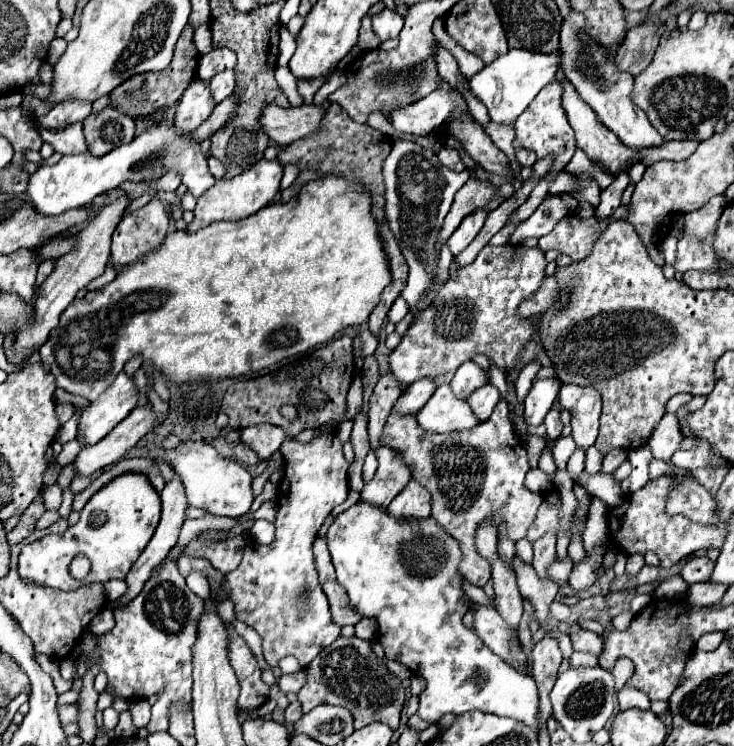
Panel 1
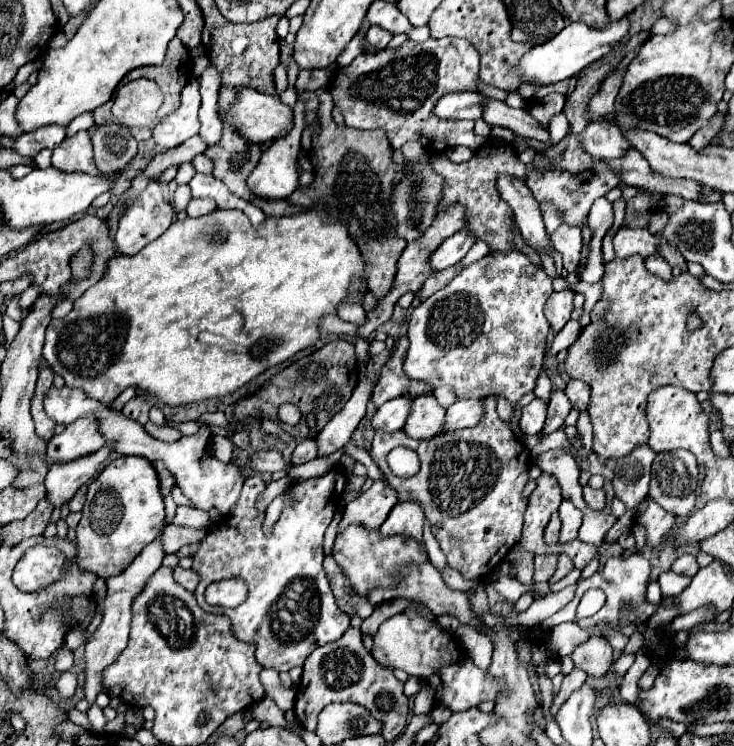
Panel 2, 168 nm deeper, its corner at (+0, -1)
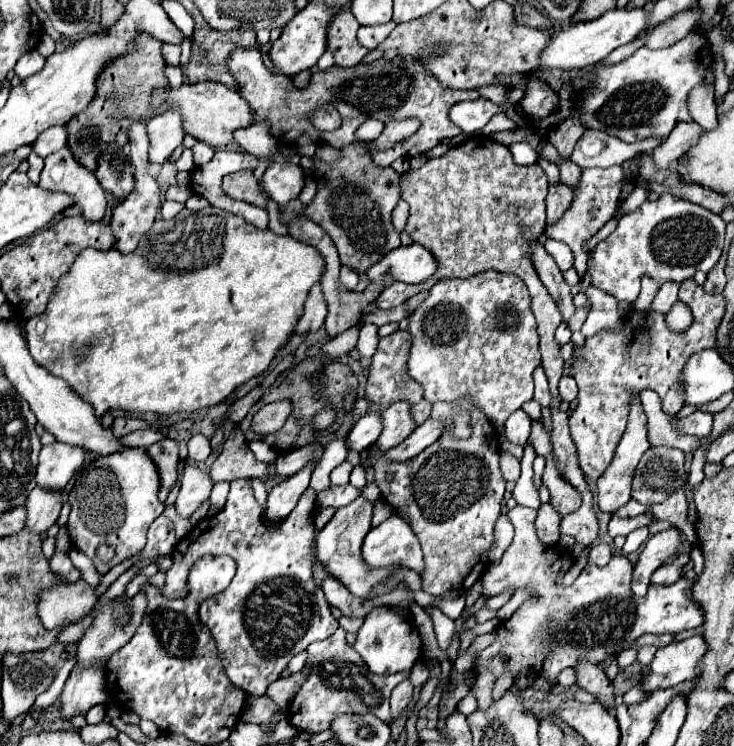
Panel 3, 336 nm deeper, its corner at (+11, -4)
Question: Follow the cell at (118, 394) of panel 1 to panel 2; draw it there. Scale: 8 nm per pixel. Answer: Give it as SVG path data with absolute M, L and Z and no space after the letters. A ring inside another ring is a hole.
M79 419L65 427L61 435L49 439L47 455L53 463L69 463L79 457L87 457L103 447L103 439L99 439L99 431L95 431L95 423L87 423L87 419Z

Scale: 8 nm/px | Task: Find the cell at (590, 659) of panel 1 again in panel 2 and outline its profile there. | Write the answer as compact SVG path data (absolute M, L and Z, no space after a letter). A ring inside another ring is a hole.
M577 667L573 669L573 673L569 673L569 675L563 679L563 685L561 685L559 693L555 695L553 705L551 705L551 709L549 709L549 715L551 715L553 719L555 719L557 711L559 711L559 707L569 699L569 695L571 695L573 691L577 691L577 689L585 683L585 679L587 679L587 675L583 675L583 671L579 671Z

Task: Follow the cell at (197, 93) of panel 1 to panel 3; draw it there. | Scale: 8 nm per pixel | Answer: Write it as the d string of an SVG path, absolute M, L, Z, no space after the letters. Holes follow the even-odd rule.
M170 108L148 122L148 138L150 138L150 162L164 164L168 156L182 144L184 128L180 110Z

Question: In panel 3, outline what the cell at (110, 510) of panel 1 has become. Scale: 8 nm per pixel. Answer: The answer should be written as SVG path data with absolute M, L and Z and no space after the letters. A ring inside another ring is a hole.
M126 448L112 456L98 456L76 478L68 502L72 504L68 532L72 546L84 552L100 574L106 574L112 566L138 554L146 546L148 526L164 512L164 504L158 500L160 478L154 462L150 462L146 450ZM100 544L108 544L116 550L110 562L102 562L96 554Z

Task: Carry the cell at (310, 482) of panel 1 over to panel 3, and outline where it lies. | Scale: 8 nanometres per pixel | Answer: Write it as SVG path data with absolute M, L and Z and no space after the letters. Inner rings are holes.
M250 479L234 480L230 484L230 494L228 494L226 506L216 516L204 518L206 522L200 522L186 538L182 538L176 544L176 548L172 552L174 564L166 572L166 586L162 588L162 594L168 598L184 598L186 596L188 570L198 558L206 556L206 552L214 552L216 556L226 554L236 562L238 570L236 570L236 576L232 578L230 586L224 592L206 598L200 604L198 614L200 614L200 620L210 628L210 632L216 640L216 646L220 650L222 664L226 668L228 678L234 684L238 684L240 688L244 688L248 694L254 694L254 696L266 694L268 684L278 680L280 672L286 668L286 664L290 662L292 656L306 650L308 644L332 636L334 630L338 628L338 620L332 616L322 588L312 578L312 566L316 562L316 554L314 554L316 528L314 528L314 520L312 520L314 510L316 510L316 497L317 493L308 487L306 492L300 496L292 514L288 514L288 518L284 518L282 522L272 524L272 522L262 520L262 508L252 494Z

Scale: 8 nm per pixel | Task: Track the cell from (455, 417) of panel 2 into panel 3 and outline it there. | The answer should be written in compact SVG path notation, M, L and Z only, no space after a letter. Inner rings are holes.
M426 420L424 424L420 424L400 446L390 448L386 458L388 460L410 460L414 456L418 456L428 444L436 442L436 438L440 438L444 430L444 422L442 420Z

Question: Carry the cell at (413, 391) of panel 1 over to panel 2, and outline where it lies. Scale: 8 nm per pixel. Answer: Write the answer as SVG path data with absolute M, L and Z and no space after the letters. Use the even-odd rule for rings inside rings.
M407 395L383 403L375 411L375 415L371 419L371 427L375 431L385 431L385 433L393 433L393 431L403 429L409 407L411 407L411 397L407 397Z

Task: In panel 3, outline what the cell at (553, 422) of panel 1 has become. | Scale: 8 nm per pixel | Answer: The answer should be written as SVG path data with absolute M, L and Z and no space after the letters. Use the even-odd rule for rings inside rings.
M538 366L534 370L534 384L536 384L536 390L534 390L534 400L542 406L542 408L550 408L550 402L552 402L552 394L550 394L550 388L548 388L548 378L542 370L542 366Z

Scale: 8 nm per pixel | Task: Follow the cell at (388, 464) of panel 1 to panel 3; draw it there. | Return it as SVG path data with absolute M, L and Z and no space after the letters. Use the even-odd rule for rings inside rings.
M362 494L348 506L338 508L332 520L320 530L316 538L316 558L326 566L328 574L334 574L354 596L368 598L370 592L388 580L394 572L402 570L402 566L388 566L388 568L372 568L362 560L361 547L367 533L372 528L372 510L374 504L366 500Z

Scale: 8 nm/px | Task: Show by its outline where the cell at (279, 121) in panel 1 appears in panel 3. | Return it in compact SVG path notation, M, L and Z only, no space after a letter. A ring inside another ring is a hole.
M200 82L200 84L182 84L180 88L170 90L156 90L152 98L152 106L160 108L164 102L168 106L178 106L184 118L184 130L186 134L208 142L210 146L230 146L234 142L232 134L238 128L248 128L252 124L252 110L240 98L238 90L232 90L218 82Z

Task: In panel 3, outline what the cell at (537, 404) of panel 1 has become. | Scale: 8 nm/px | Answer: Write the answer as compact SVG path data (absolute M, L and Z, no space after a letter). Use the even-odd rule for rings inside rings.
M520 408L516 410L508 420L506 420L506 436L512 444L526 444L528 436L530 436L530 426L532 426L532 418Z

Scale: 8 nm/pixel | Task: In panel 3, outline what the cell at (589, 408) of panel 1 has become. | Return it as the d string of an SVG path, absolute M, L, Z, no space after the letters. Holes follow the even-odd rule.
M562 376L560 378L560 384L558 384L558 394L562 400L566 402L572 402L578 394L578 388L576 388L576 382L572 376Z

